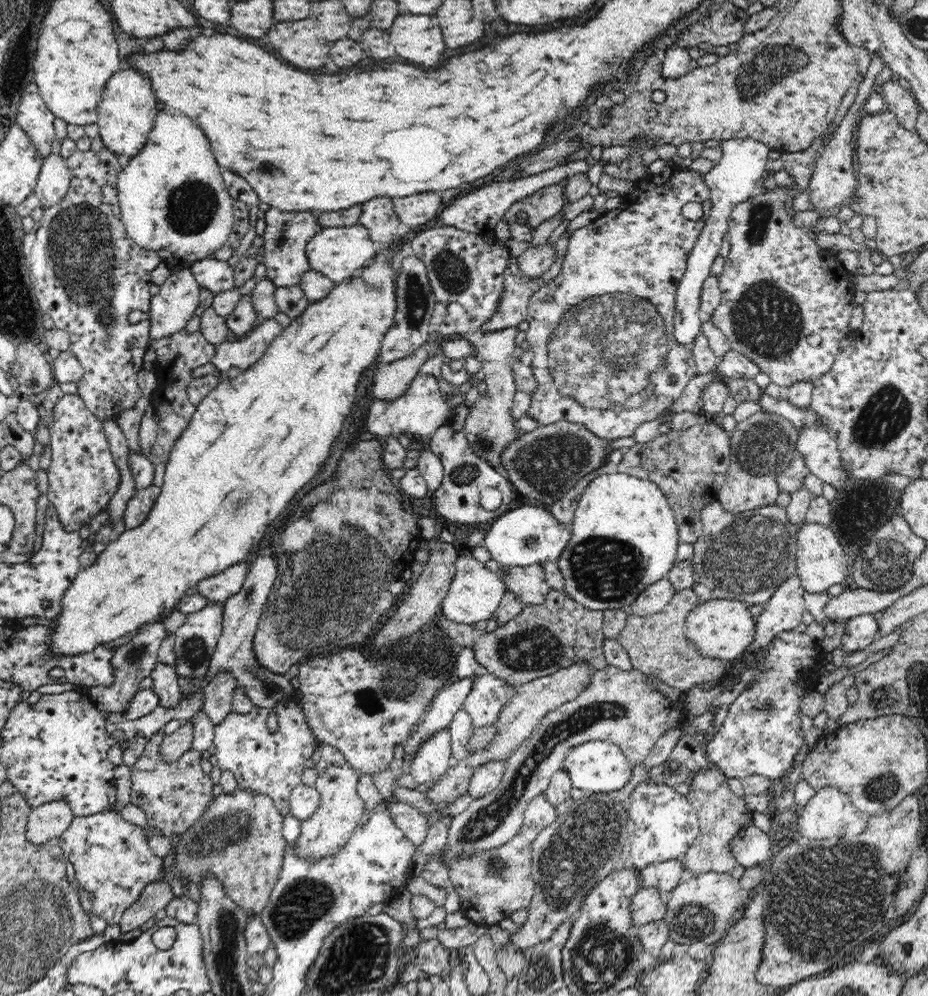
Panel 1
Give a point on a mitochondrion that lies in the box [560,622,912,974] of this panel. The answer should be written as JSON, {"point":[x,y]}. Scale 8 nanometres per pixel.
{"point":[812,909]}

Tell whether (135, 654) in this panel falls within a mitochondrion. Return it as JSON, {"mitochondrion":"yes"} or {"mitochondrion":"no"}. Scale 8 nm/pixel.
{"mitochondrion":"yes"}

